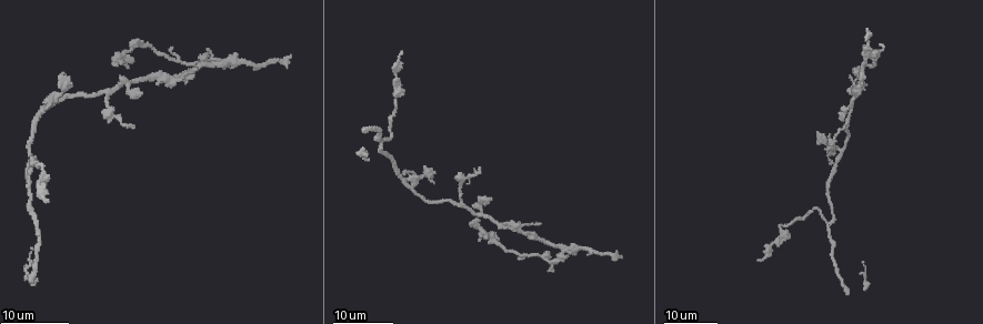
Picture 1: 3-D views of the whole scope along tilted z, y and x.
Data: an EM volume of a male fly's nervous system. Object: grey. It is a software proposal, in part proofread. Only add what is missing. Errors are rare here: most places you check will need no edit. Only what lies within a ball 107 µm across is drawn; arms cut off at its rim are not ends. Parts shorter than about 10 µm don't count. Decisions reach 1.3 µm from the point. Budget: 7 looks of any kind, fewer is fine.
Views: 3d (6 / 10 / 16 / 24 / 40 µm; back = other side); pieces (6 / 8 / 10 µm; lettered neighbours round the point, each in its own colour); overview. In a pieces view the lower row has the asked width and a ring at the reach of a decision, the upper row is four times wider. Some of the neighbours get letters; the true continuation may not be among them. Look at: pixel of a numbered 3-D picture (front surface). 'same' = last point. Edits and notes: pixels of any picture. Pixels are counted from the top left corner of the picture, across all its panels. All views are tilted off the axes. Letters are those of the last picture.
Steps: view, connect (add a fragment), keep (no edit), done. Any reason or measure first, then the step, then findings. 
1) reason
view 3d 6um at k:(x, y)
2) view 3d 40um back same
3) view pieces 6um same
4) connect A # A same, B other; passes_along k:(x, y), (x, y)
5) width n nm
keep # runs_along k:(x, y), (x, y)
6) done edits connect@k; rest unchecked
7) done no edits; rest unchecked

free end
view 3d 24um at 1:(402, 53)

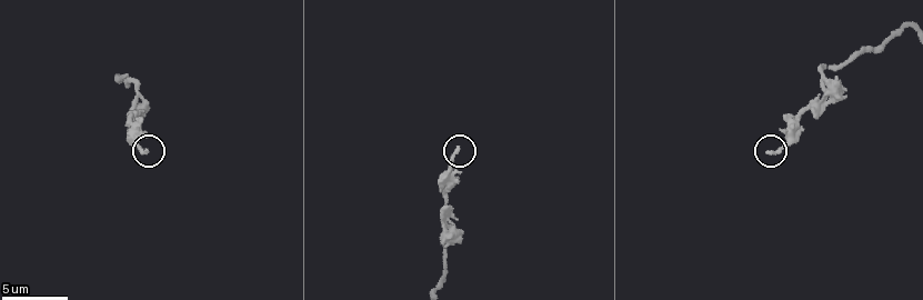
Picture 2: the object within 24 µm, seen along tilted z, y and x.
view pieces 10um at 2:(457, 148)

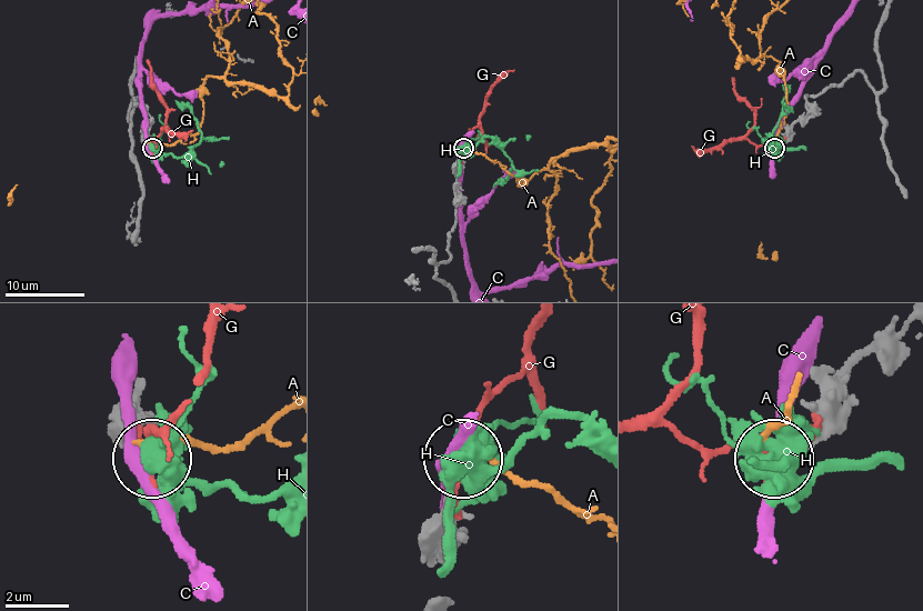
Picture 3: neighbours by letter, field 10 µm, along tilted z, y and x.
keep # A other, C other, G other, H other; none of them fits

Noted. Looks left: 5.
free end
view 3d 16um at 1:(62, 72)

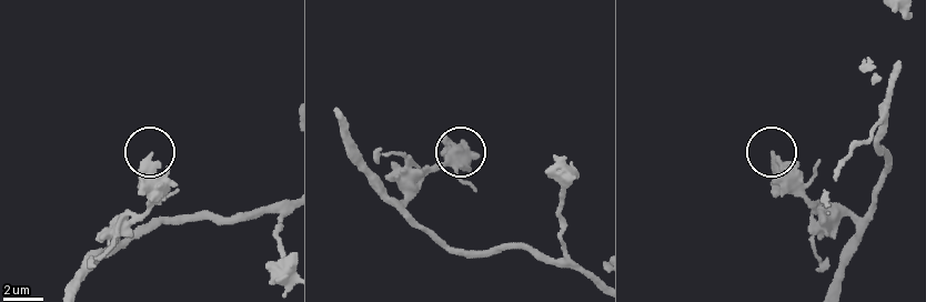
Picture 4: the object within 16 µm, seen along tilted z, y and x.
see the neighbours
view pieces 8um at 4:(151, 157)

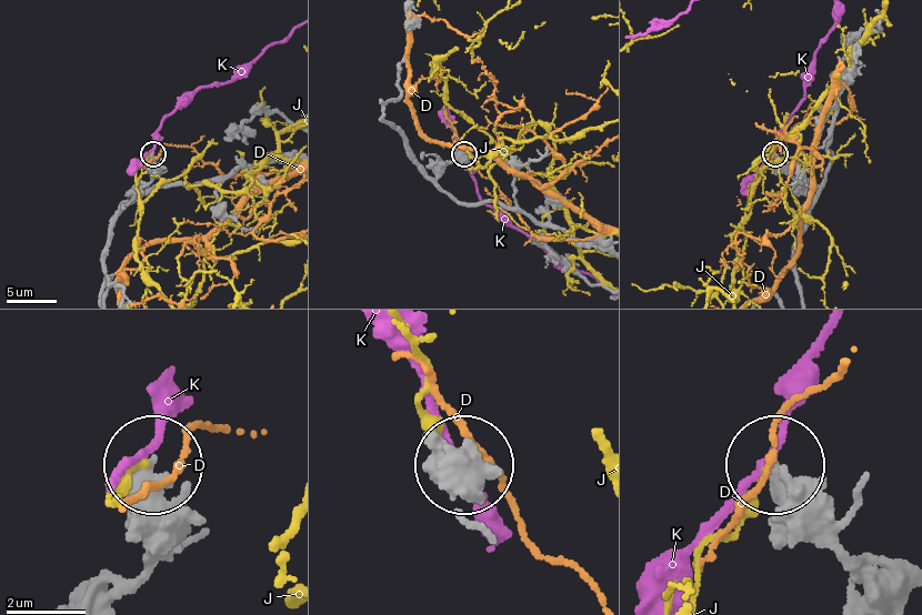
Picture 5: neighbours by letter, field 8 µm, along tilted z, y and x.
keep # D other, J other, K other; runs_along 5:(107, 601), (147, 566), (146, 474); no lettered fragment goes on from it

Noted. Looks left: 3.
branch stops here
view 3d 24um at 1:(826, 150)

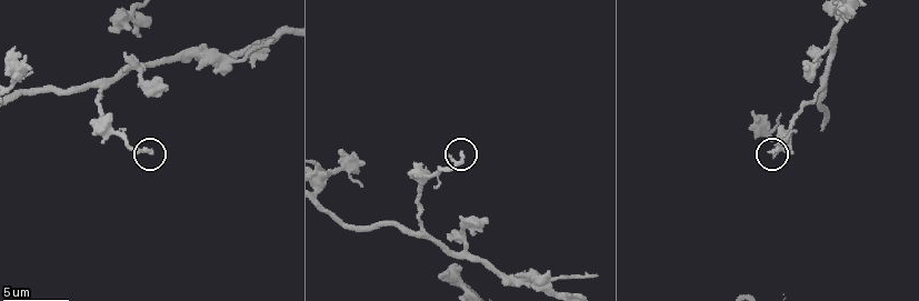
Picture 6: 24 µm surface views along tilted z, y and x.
view pieces 6um at 6:(149, 151)

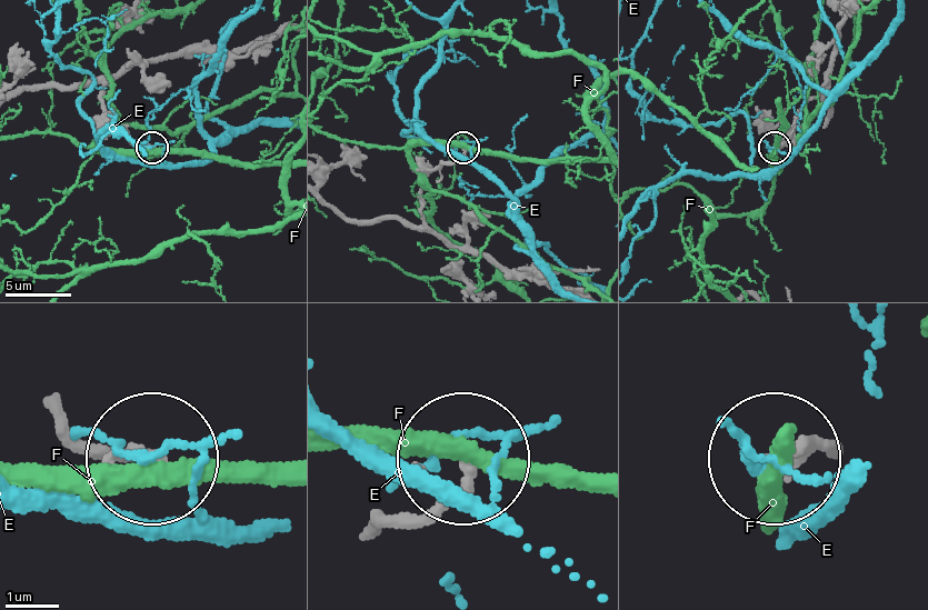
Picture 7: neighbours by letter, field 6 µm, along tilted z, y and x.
keep # E other, F other; none of them fits

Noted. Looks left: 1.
done no edits; rest unchecked

